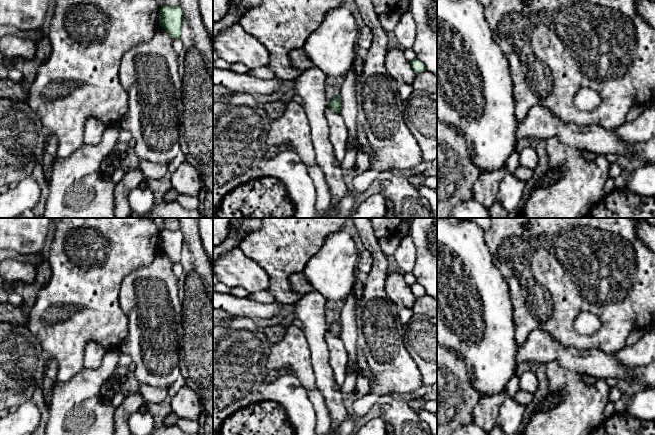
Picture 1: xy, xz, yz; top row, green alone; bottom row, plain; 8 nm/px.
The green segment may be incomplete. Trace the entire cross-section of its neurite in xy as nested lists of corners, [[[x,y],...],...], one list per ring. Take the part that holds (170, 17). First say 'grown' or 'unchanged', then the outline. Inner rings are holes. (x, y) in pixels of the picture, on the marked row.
unchanged | [[[164,5],[159,10],[159,25],[174,40],[181,38],[183,10],[180,6]]]

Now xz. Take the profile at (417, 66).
unchanged | [[[417,58],[413,59],[410,64],[416,74],[426,70],[425,65]]]

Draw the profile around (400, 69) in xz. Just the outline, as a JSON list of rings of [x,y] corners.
[[[395,47],[387,50],[385,66],[390,76],[399,84],[412,85],[416,73],[413,71],[410,62],[404,57],[401,49]]]

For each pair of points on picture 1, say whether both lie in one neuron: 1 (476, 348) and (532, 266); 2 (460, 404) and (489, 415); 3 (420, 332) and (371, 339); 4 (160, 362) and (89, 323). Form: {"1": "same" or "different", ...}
{"1": "different", "2": "different", "3": "different", "4": "different"}

